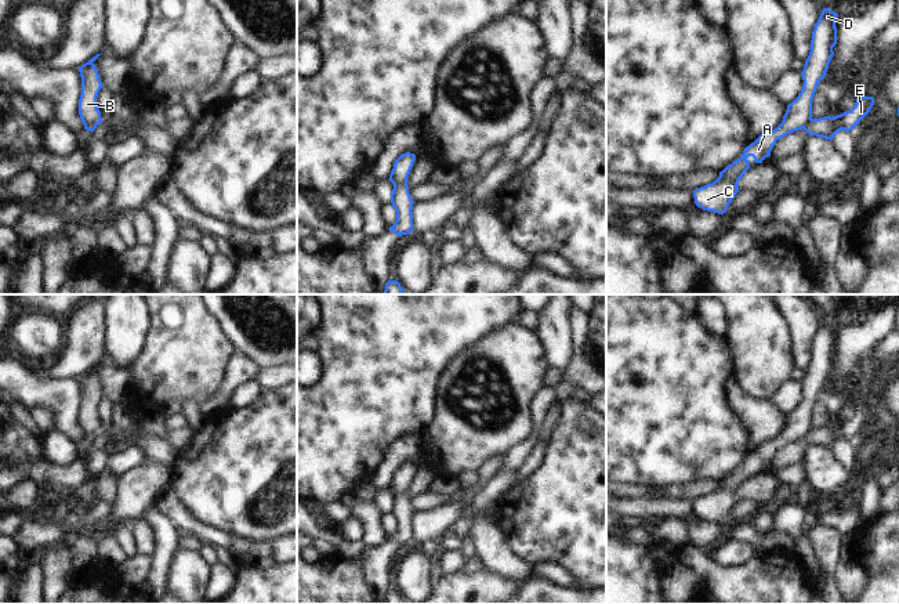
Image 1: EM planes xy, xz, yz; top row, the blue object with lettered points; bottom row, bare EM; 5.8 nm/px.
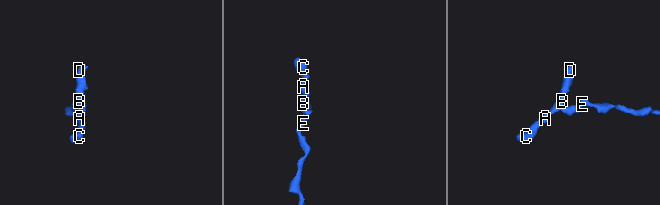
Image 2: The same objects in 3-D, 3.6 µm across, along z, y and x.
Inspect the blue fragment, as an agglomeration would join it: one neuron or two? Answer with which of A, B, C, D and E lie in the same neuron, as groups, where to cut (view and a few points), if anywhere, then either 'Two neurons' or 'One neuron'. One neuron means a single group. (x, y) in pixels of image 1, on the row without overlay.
Groups: A B C D / E. Split along xz (406, 494), (394, 495). Two neurons.

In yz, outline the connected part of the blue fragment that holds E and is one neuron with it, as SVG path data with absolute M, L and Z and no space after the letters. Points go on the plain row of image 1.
M860 405L856 408L856 413L851 420L847 420L837 426L824 426L820 428L811 428L805 435L804 440L809 445L822 446L826 449L833 449L834 445L841 441L851 441L859 431L869 424L870 419L874 415L873 406L863 406Z

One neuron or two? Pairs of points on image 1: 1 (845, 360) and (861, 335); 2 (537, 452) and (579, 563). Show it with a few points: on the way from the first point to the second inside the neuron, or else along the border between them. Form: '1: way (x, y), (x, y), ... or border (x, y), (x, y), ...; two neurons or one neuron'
1: way (849, 354), (858, 340); one neuron
2: border (547, 444), (543, 460), (517, 483); two neurons

